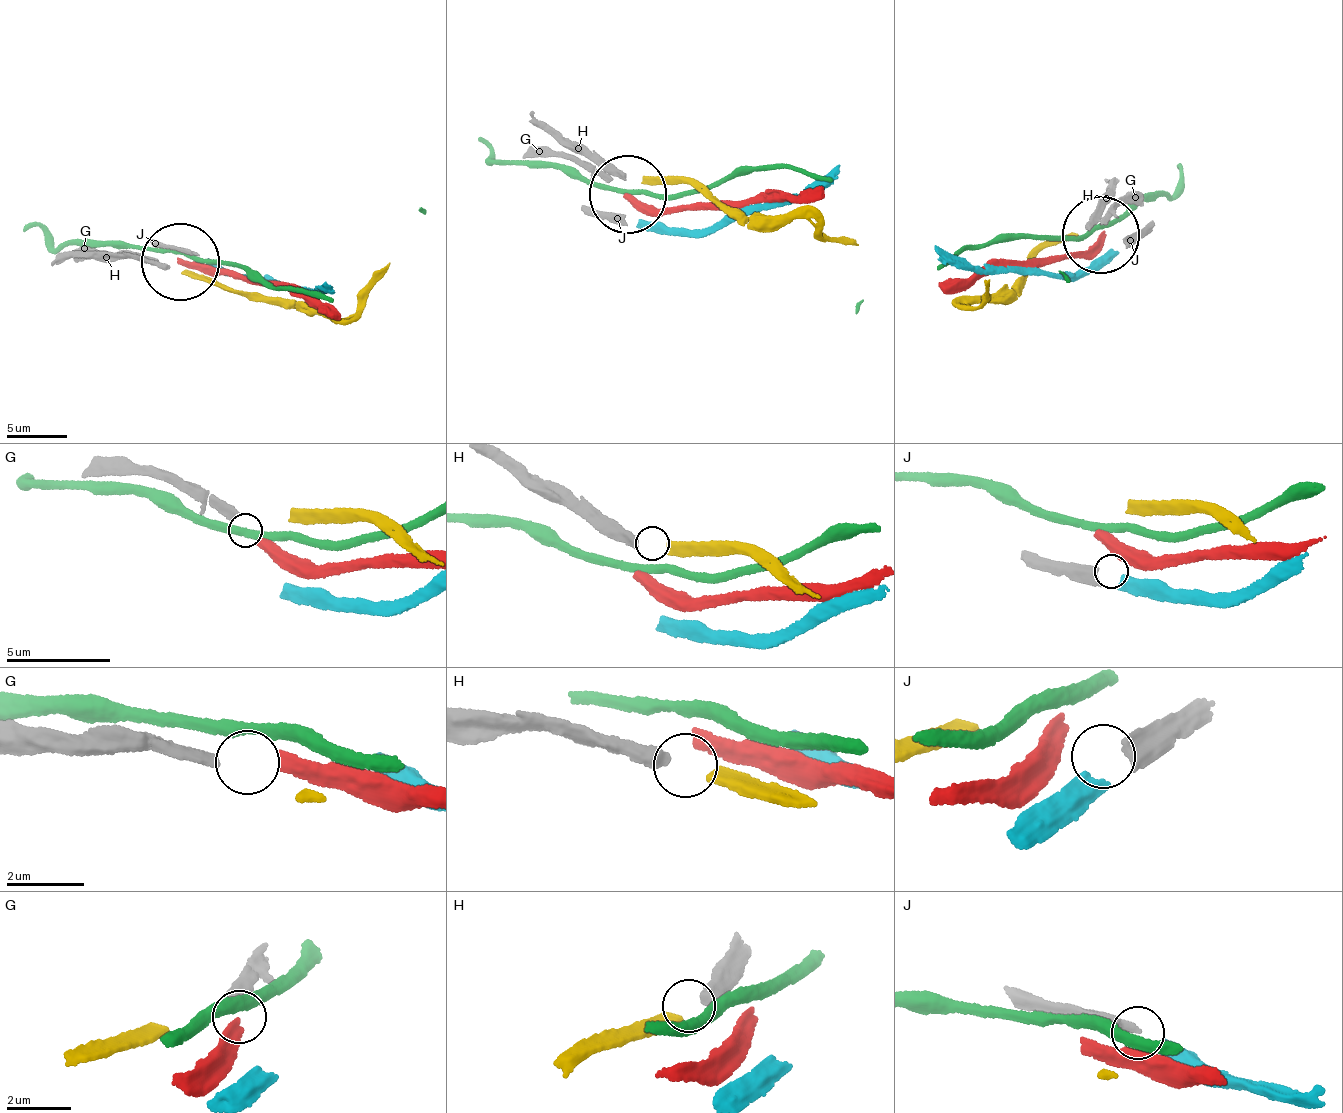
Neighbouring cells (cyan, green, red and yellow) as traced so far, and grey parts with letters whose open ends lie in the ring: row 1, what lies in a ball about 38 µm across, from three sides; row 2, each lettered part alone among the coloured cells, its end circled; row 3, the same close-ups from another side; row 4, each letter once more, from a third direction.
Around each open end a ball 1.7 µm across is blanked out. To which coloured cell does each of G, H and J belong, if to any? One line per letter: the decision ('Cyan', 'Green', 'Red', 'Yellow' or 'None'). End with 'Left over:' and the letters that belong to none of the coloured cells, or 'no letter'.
G: None
H: Yellow
J: Cyan
Left over: G

